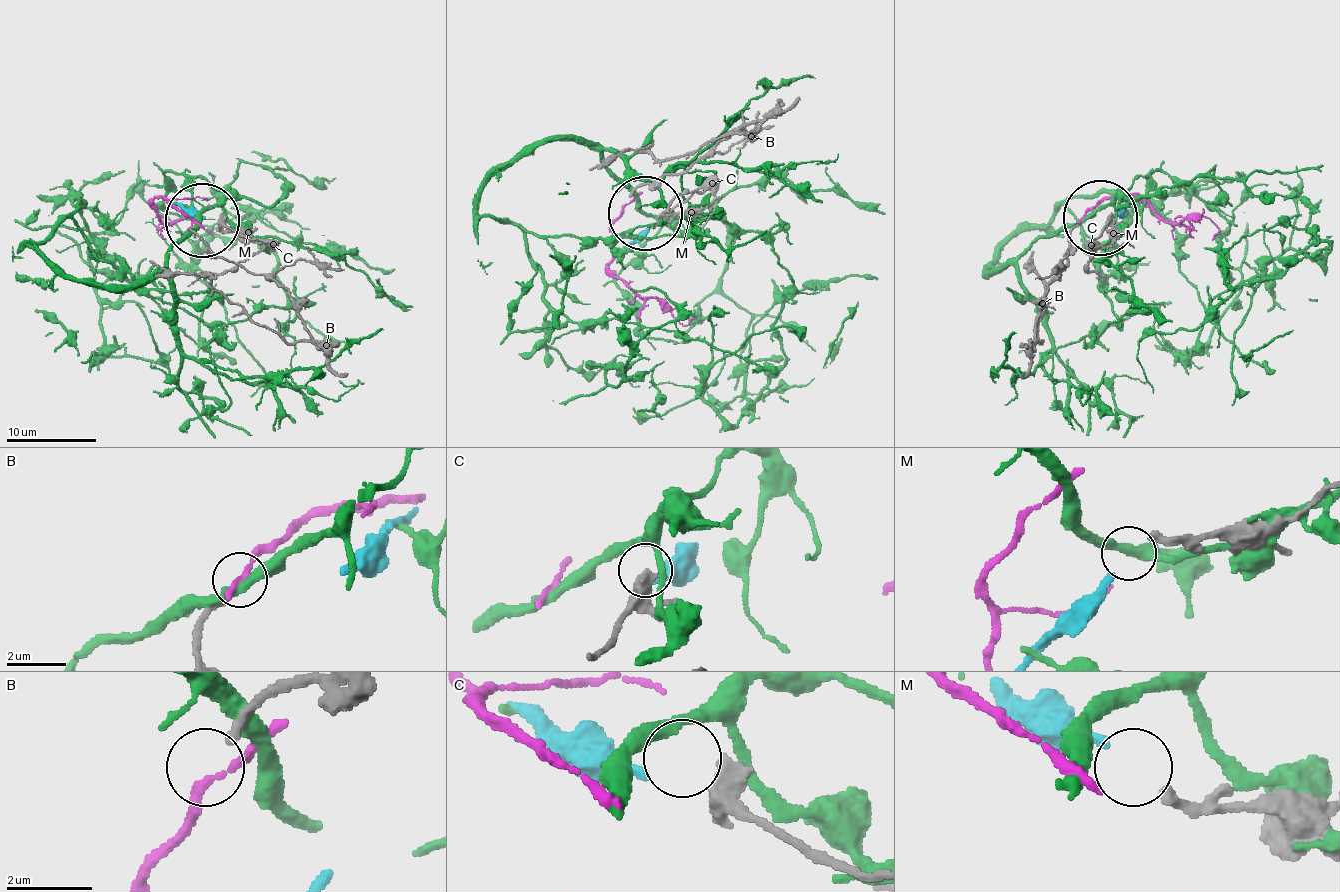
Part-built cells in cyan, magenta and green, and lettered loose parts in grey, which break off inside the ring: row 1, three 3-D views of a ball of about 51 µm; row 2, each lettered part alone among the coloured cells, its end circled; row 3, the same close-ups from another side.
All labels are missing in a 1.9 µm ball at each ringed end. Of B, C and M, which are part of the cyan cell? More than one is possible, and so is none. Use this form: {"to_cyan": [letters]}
{"to_cyan": ["M"]}

